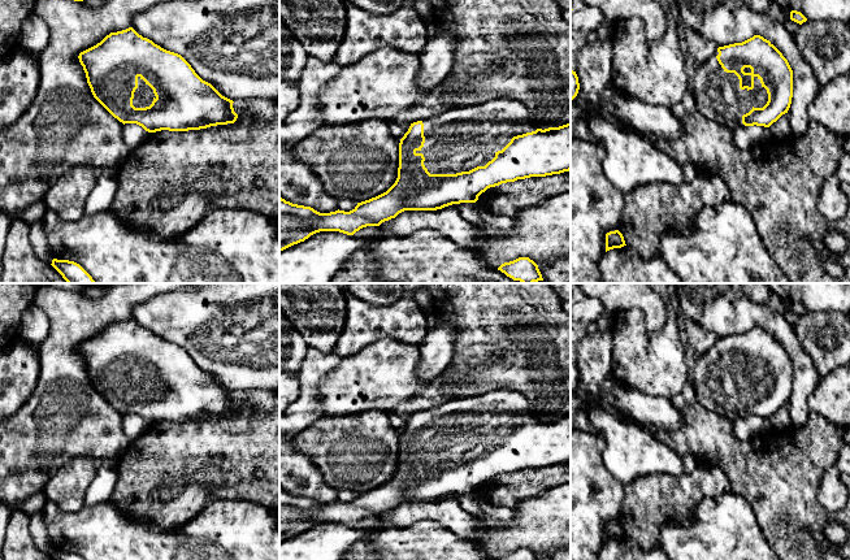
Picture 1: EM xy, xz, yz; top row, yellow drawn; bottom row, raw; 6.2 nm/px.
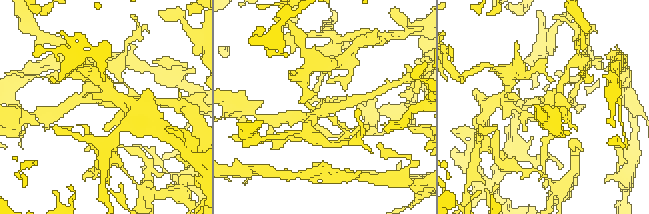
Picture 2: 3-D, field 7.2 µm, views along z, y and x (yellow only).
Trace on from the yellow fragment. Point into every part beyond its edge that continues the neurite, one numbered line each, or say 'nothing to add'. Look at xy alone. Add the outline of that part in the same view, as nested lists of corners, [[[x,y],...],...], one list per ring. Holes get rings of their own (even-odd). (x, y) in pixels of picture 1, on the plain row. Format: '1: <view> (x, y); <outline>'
1: xy (143, 387); [[[142,375],[134,383],[133,396],[135,399],[149,398],[153,392],[153,388],[155,388],[153,381],[147,375]]]

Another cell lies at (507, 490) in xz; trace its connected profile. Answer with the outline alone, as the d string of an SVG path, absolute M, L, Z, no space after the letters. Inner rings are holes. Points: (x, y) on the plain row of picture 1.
M571 461L502 474L487 479L478 487L478 491L493 507L513 509L521 500L538 496L567 482L571 482Z

